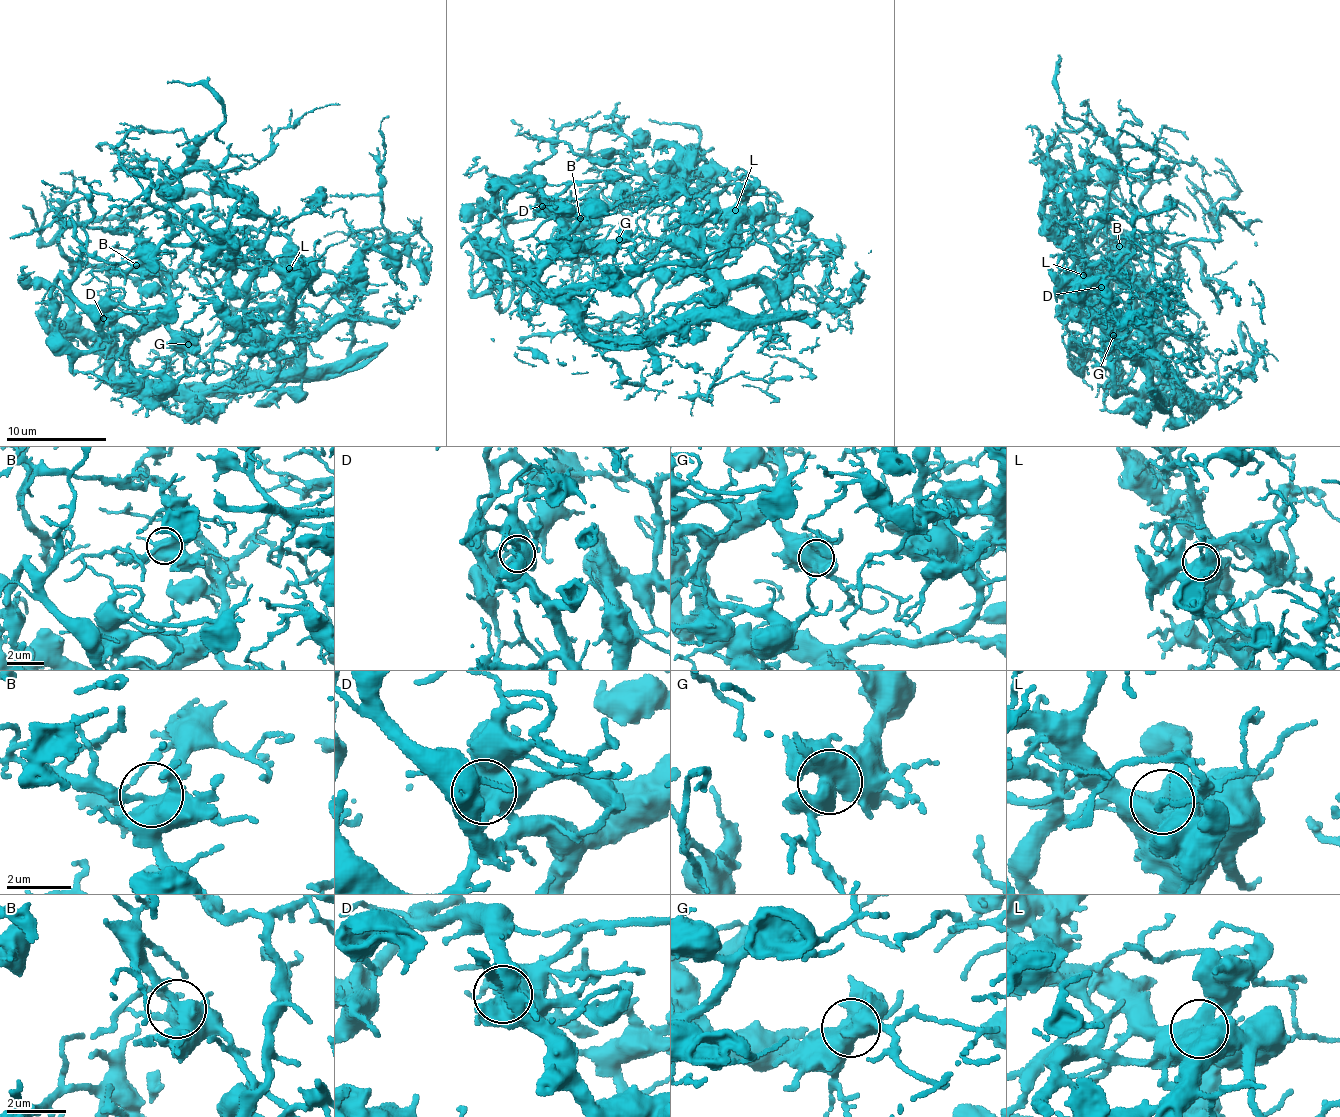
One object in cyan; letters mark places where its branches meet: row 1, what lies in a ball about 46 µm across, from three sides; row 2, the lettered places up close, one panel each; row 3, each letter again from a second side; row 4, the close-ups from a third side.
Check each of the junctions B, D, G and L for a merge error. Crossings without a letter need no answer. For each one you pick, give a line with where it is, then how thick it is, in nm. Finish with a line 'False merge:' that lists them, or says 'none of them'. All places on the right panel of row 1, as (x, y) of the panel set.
False merge: none of them

